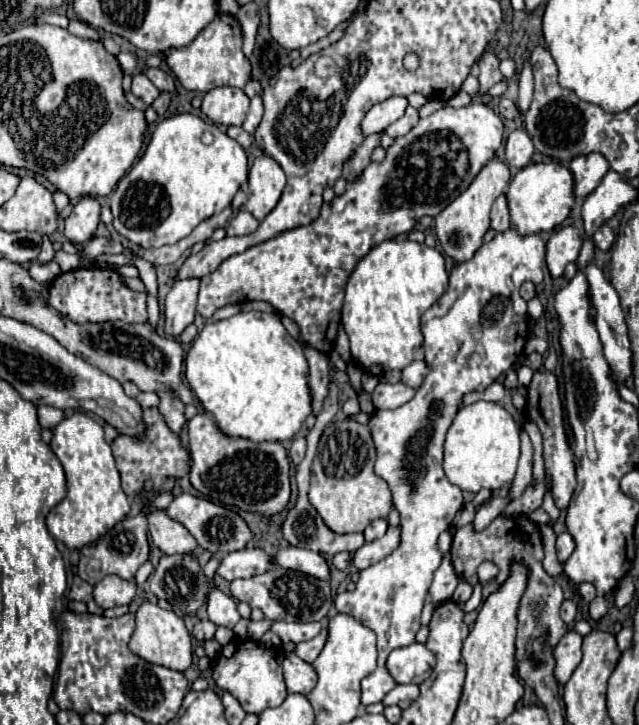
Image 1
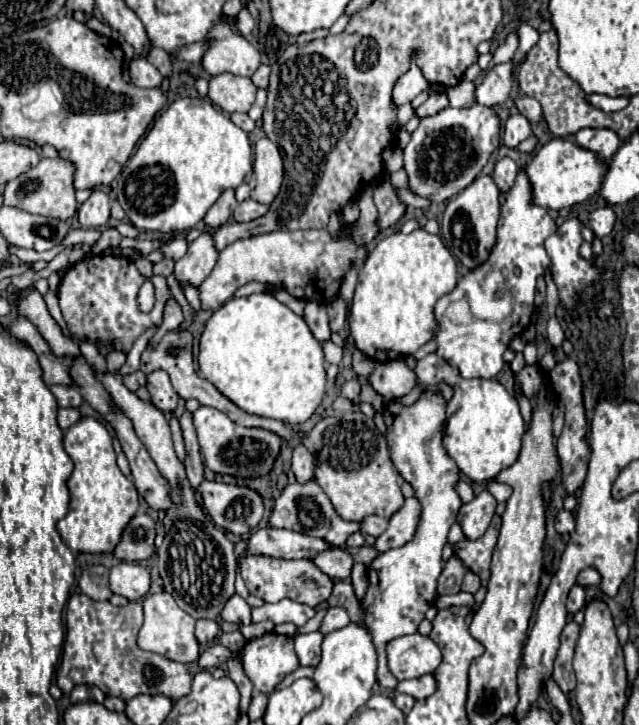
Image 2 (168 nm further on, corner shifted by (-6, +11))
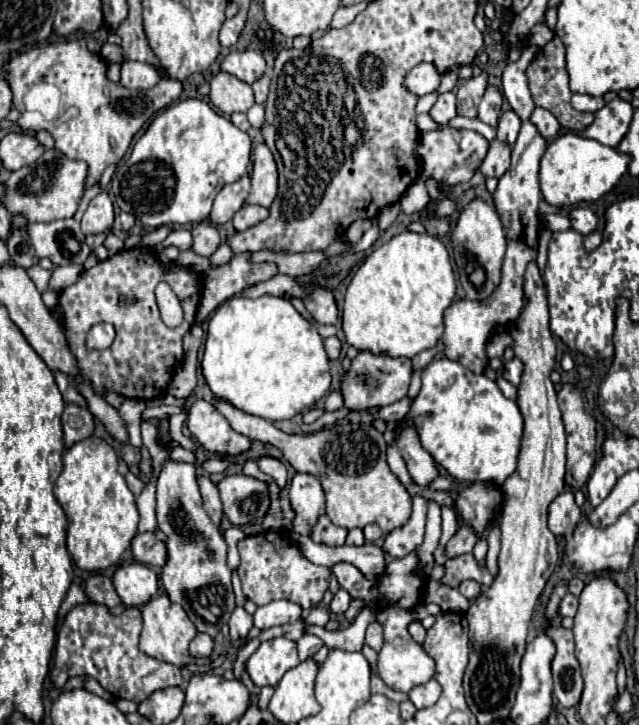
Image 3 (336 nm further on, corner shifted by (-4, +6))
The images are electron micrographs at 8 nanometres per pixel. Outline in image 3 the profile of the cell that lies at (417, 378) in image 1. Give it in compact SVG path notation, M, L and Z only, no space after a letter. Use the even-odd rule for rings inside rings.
M434 359L422 371L422 389L414 399L408 417L412 419L422 447L434 457L434 461L444 467L458 481L492 481L502 485L510 473L516 469L524 419L516 401L506 399L498 389L496 381L486 375L476 375L452 359Z

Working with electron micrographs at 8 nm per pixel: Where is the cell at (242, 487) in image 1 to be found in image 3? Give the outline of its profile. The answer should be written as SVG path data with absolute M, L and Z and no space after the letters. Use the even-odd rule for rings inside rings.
M204 399L194 401L186 425L192 437L210 453L222 457L234 457L250 447L250 439L236 433L228 425L226 417L210 401Z

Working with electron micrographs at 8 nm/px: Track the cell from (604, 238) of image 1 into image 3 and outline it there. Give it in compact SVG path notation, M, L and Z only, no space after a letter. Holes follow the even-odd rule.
M576 207L568 213L568 219L572 223L572 229L582 233L582 235L588 235L590 231L594 231L598 227L598 217L588 209L588 207Z

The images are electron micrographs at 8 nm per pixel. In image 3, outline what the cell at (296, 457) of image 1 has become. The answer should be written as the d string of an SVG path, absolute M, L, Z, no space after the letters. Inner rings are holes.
M296 473L288 489L290 507L294 511L292 531L298 535L310 535L314 523L324 513L324 491L314 475Z

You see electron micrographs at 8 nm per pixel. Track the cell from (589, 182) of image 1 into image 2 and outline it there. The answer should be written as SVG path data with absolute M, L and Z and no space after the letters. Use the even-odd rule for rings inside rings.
M586 128L586 130L580 130L576 136L576 144L586 148L586 150L592 150L600 162L606 162L610 160L616 150L620 148L620 140L616 136L616 132L612 130L594 130L594 128Z

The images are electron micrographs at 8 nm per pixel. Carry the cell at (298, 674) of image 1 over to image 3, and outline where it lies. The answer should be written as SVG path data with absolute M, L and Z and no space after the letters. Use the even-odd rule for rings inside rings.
M310 633L302 635L302 637L298 639L298 657L300 657L300 661L306 661L306 659L310 659L312 655L316 655L322 645L324 645L324 643L322 643L320 637L310 635Z

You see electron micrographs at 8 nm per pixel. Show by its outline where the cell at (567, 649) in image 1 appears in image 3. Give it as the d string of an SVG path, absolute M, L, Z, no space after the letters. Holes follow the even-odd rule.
M562 625L546 627L546 635L556 645L556 655L552 659L554 697L562 707L576 707L582 697L584 681L578 659L574 657L574 635Z

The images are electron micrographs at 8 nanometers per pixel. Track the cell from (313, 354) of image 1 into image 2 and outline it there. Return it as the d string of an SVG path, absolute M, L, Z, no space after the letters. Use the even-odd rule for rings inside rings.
M306 302L306 308L304 308L304 322L308 324L310 332L314 334L314 338L324 344L330 340L330 328L328 328L328 316L326 316L326 306L322 304L312 304L312 302Z

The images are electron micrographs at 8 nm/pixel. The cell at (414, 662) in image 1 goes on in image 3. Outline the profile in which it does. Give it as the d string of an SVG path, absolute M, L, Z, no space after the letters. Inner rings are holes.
M386 607L376 613L376 621L384 627L384 645L382 645L382 651L378 653L378 671L382 681L390 689L404 691L404 693L408 693L416 685L430 681L434 677L434 659L408 633L412 613L400 607Z

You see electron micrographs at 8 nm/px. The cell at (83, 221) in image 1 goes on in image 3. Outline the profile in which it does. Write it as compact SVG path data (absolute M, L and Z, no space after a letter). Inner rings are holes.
M102 191L100 195L96 195L84 217L82 217L82 231L86 235L98 235L98 233L106 233L114 223L114 209L112 209L112 201L108 197L106 191Z

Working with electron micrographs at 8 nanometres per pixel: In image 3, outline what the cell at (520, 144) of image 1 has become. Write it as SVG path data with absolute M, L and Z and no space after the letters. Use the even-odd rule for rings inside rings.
M512 109L504 111L500 117L500 125L498 125L498 139L514 145L518 131L520 131L520 117Z

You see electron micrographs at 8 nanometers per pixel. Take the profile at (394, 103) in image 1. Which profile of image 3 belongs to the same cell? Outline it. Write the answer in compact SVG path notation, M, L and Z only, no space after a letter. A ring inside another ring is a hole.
M420 63L408 73L406 87L416 95L428 95L438 89L440 79L442 79L442 75L434 67L434 63Z

